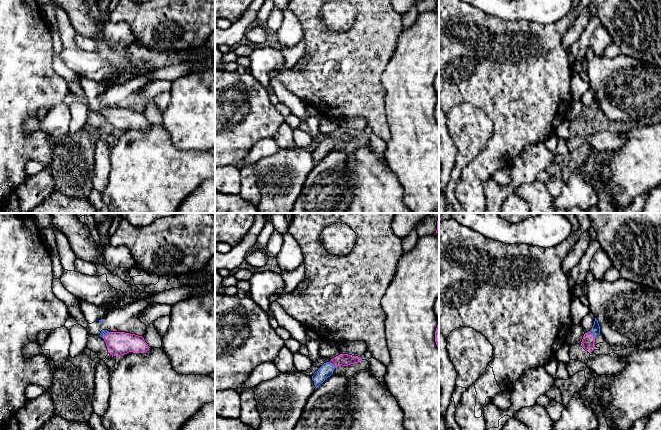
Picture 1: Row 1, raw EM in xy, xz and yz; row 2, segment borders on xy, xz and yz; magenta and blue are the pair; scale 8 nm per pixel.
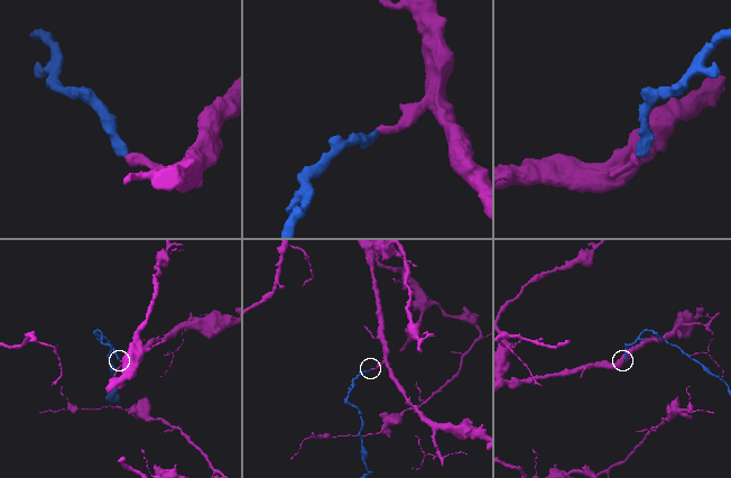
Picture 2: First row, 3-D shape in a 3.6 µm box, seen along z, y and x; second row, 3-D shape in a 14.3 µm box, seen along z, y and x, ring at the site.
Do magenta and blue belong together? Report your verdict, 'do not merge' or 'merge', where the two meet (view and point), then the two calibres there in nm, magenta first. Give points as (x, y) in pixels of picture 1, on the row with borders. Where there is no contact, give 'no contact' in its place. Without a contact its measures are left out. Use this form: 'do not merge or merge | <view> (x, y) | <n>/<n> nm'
merge | yz (591, 334) | 100/70 nm

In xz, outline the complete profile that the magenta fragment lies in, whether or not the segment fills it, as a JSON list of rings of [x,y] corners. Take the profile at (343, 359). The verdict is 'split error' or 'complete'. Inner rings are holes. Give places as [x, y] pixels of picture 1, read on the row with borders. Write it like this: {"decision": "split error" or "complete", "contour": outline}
{"decision": "split error", "contour": [[[340,354],[330,362],[324,363],[312,376],[312,380],[314,381],[315,387],[318,387],[322,384],[328,377],[333,374],[333,371],[336,366],[348,366],[354,363],[358,363],[362,360],[361,357],[352,356],[348,354]]]}

